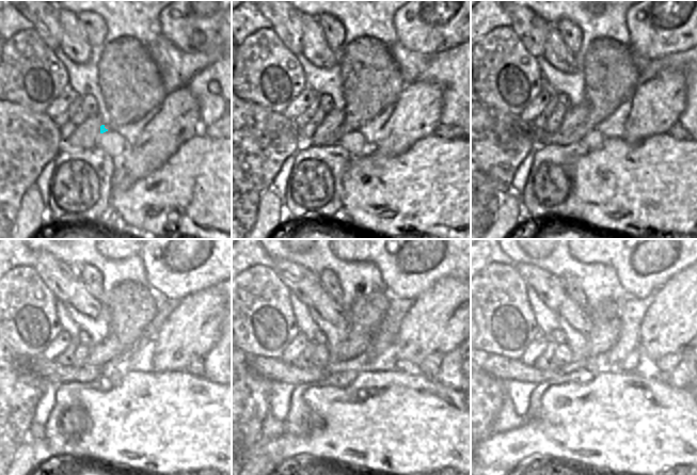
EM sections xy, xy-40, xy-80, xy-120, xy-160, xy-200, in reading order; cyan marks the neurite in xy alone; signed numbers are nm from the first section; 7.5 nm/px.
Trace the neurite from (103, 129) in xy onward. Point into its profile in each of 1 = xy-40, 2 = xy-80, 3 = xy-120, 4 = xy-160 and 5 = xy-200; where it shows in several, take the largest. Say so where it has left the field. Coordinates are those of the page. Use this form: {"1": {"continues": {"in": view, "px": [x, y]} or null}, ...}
{"1": {"continues": {"in": "xy-40", "px": [341, 131]}}, "2": {"continues": {"in": "xy-80", "px": [541, 138]}}, "3": {"continues": {"in": "xy-120", "px": [52, 371]}}, "4": {"continues": {"in": "xy-160", "px": [272, 368]}}, "5": {"continues": {"in": "xy-200", "px": [503, 368]}}}

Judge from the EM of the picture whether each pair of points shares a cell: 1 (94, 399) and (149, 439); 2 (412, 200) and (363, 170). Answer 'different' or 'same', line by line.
1: same
2: same

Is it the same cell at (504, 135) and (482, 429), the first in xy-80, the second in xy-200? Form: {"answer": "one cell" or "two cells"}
{"answer": "one cell"}

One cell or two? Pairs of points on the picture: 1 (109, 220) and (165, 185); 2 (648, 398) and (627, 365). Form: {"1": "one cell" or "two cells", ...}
{"1": "two cells", "2": "two cells"}

